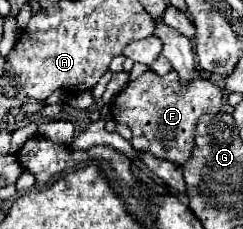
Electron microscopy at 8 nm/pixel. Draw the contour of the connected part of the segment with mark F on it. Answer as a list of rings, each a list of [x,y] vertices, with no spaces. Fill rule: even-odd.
[[[174,69],[164,77],[146,71],[138,79],[128,81],[128,85],[112,99],[110,113],[114,121],[130,127],[132,131],[130,143],[136,151],[148,151],[158,159],[182,165],[186,163],[194,147],[194,125],[198,117],[204,113],[218,113],[222,103],[224,91],[210,79],[204,79],[200,73],[198,79],[182,83]]]

